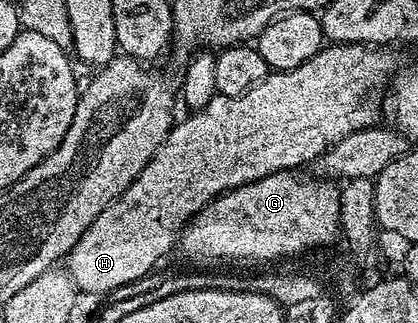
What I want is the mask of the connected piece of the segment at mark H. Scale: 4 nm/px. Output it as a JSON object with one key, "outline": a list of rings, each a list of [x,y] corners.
{"outline":[[[335,44],[323,47],[322,51],[317,52],[312,58],[308,58],[308,62],[304,62],[300,66],[296,66],[291,72],[271,71],[256,86],[252,86],[244,94],[239,96],[219,96],[212,98],[212,102],[208,102],[208,106],[199,108],[189,113],[187,120],[179,119],[174,127],[170,129],[168,138],[160,146],[160,150],[156,150],[156,154],[152,154],[152,158],[148,162],[148,166],[144,166],[144,170],[140,170],[140,174],[128,186],[128,190],[124,190],[124,194],[120,194],[110,203],[104,210],[100,210],[100,214],[96,214],[96,218],[88,226],[88,230],[84,230],[84,234],[76,242],[76,246],[65,257],[64,267],[69,272],[70,277],[74,280],[74,287],[79,293],[86,292],[105,292],[111,294],[118,287],[122,287],[128,283],[134,283],[142,276],[153,273],[158,268],[157,264],[169,254],[173,248],[179,243],[182,229],[189,224],[201,208],[212,203],[212,201],[222,196],[225,192],[231,192],[233,188],[239,188],[242,184],[251,184],[260,178],[268,178],[268,174],[276,174],[277,172],[289,172],[291,170],[301,169],[301,164],[310,164],[317,161],[333,144],[340,142],[344,138],[348,138],[348,134],[359,132],[365,128],[373,128],[379,123],[378,120],[378,91],[382,87],[391,83],[392,77],[395,75],[394,56],[389,47],[371,46],[369,44]]]}

